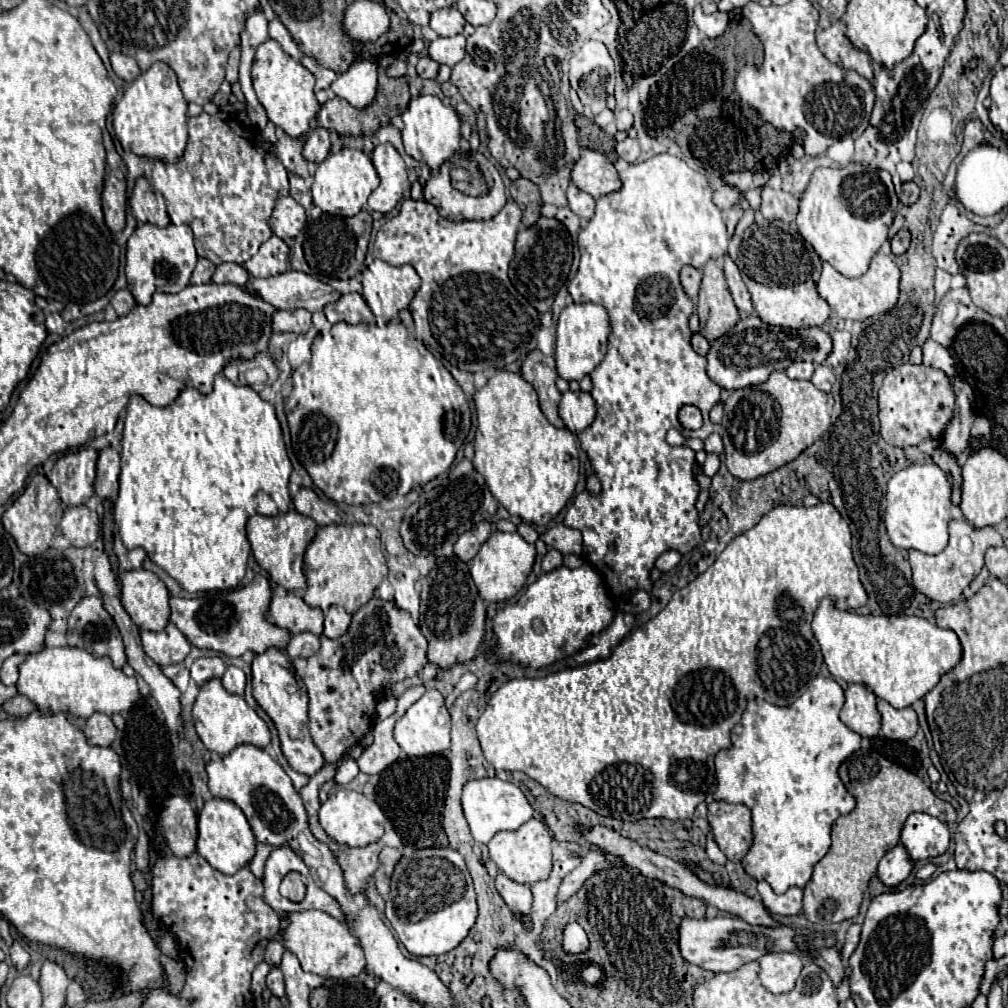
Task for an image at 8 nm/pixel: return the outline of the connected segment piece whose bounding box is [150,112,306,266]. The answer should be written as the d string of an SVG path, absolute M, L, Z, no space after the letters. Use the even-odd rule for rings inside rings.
M202 112L200 116L188 118L188 146L184 150L184 156L172 164L154 160L150 180L154 188L164 194L172 222L188 224L192 228L198 256L208 258L216 266L222 262L242 264L258 252L260 244L268 240L272 232L282 240L290 240L302 232L302 222L306 226L304 208L292 196L286 196L288 194L288 172L274 156L274 146L270 146L268 142L264 142L262 138L254 134L250 136L248 132L244 132L244 128L238 122L226 120L220 114L210 116Z

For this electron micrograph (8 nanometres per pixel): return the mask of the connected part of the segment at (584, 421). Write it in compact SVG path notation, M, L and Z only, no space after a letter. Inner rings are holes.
M568 390L566 394L562 394L558 414L572 434L580 434L584 428L592 424L596 416L596 406L588 392L582 392L582 390L570 392Z

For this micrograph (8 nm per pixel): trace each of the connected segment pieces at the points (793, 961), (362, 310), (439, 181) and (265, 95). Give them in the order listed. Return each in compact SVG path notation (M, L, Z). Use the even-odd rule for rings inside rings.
M770 952L760 958L760 980L772 994L790 992L802 972L804 960L796 952Z
M344 294L340 296L340 300L336 300L334 304L328 304L324 308L326 318L330 320L330 324L336 322L346 322L346 324L360 324L360 322L374 322L374 314L370 312L368 304L364 302L364 298L360 294Z
M444 162L444 164L440 166L440 170L438 170L436 174L432 174L432 176L428 178L428 182L424 184L424 200L428 200L430 204L434 204L436 210L440 212L440 216L444 216L444 218L448 218L448 220L486 220L486 218L496 216L496 214L502 210L502 206L506 204L506 194L504 194L504 184L499 170L491 165L487 167L489 167L489 171L492 174L493 185L492 190L490 190L486 196L474 198L474 196L466 196L466 194L462 194L460 190L456 190L456 188L450 184L450 174L448 174L450 162Z
M266 40L258 46L252 66L252 80L256 96L264 106L270 122L274 122L292 138L298 138L310 130L310 120L320 110L320 104L314 98L314 76L298 60L292 60L280 48L280 44L276 44L276 40Z

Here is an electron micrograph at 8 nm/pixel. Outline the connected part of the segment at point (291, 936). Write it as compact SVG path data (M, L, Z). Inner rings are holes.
M320 910L292 912L286 916L286 920L288 926L284 928L280 942L300 960L304 972L312 972L324 978L352 978L364 970L364 950L360 948L360 940L356 940L356 936L346 924Z

